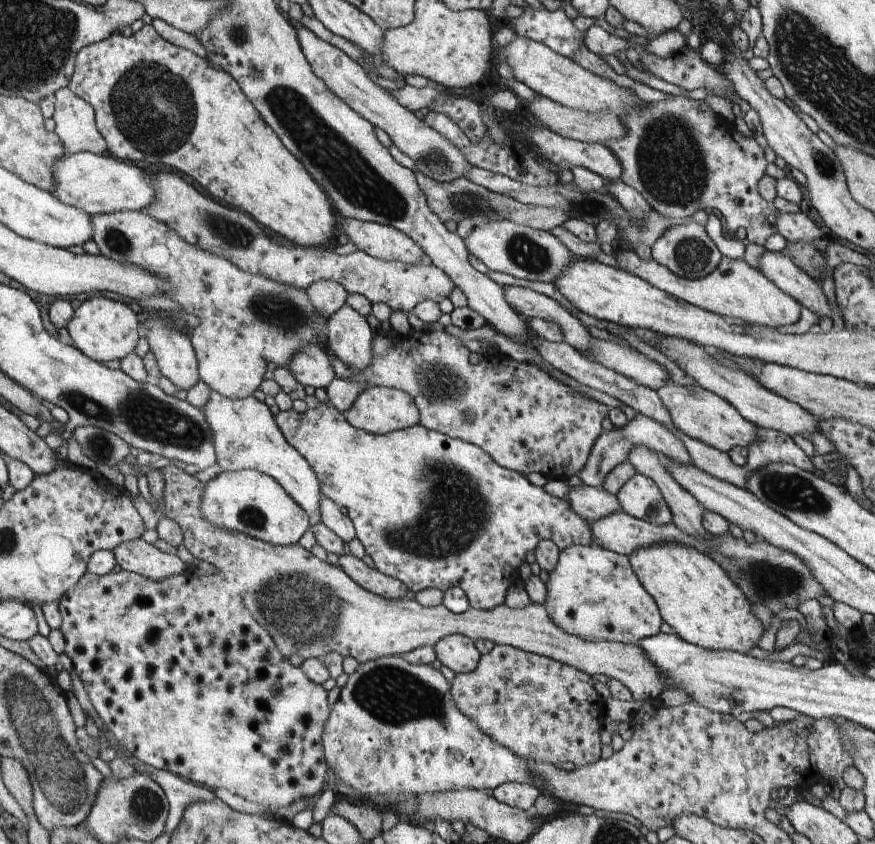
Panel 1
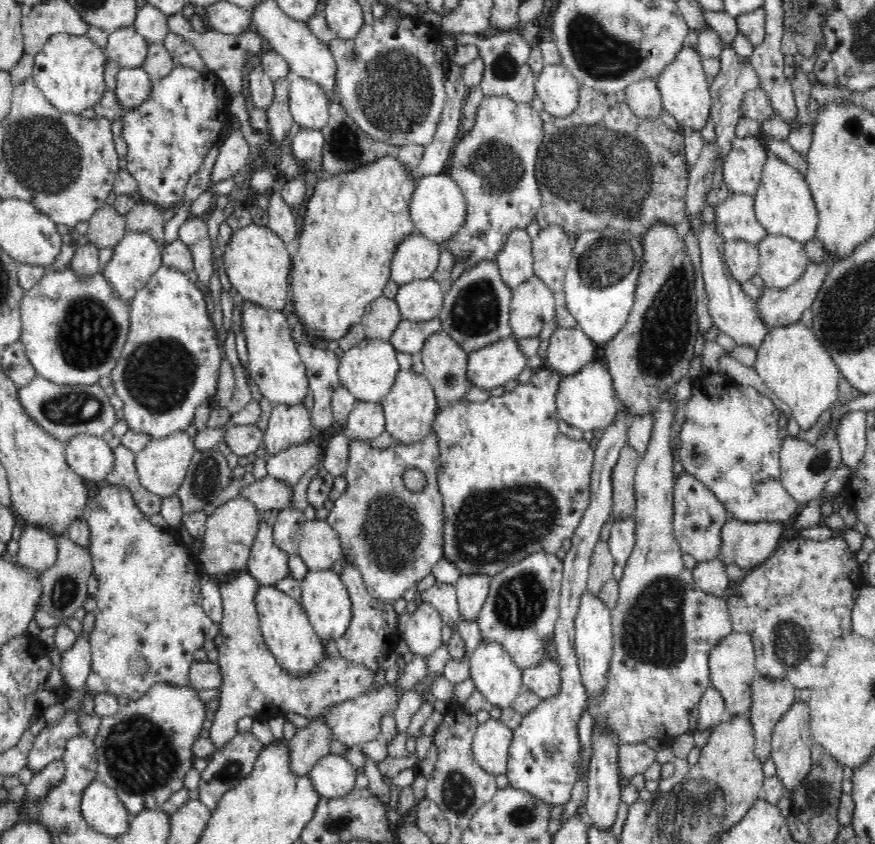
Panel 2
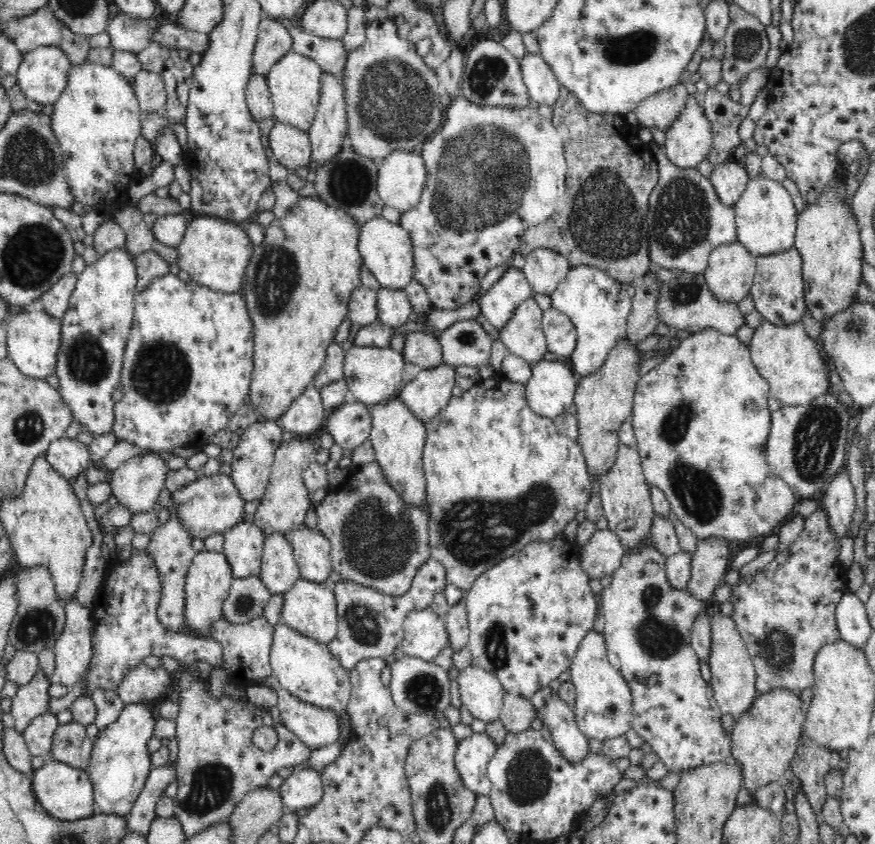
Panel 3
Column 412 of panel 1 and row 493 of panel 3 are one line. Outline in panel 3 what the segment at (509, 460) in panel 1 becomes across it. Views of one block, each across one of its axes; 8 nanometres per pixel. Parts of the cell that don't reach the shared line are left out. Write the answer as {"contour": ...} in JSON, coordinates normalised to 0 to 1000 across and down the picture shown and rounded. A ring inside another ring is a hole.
{"contour":[[[432,546],[407,555],[361,600],[362,626],[378,646],[381,675],[441,704],[464,704],[478,673],[493,660],[490,608],[461,597],[438,569]]]}

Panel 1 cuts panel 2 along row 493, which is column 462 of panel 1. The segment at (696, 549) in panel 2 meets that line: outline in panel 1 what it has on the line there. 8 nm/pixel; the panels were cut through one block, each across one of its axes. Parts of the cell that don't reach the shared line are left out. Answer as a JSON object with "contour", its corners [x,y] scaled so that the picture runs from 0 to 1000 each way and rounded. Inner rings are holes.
{"contour":[[[566,764],[558,775],[550,775],[544,794],[521,797],[517,818],[523,841],[536,848],[555,872],[594,898],[629,905],[654,903],[658,909],[685,902],[688,855],[679,836],[688,827],[674,801],[658,790],[592,767]]]}

